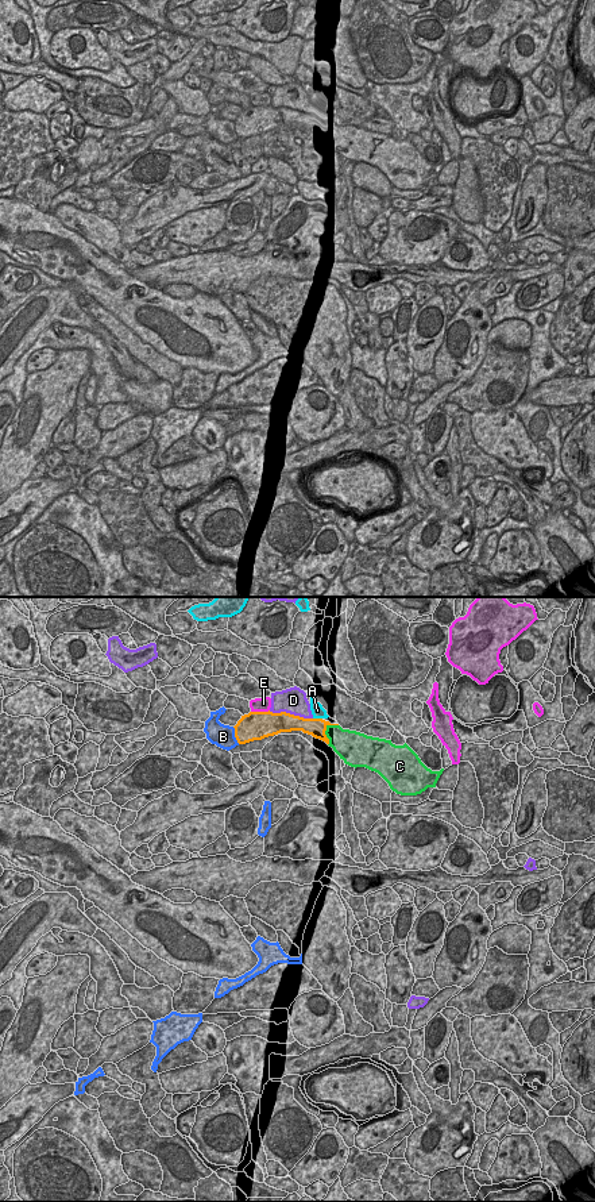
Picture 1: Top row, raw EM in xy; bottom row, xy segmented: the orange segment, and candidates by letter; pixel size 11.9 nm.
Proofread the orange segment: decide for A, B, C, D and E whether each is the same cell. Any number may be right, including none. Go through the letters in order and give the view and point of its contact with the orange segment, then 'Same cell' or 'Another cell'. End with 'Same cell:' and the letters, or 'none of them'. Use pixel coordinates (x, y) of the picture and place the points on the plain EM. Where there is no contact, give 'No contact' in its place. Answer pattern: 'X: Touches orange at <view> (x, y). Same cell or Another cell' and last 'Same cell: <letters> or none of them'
A: Touches orange at xy (317, 114). Another cell
B: Touches orange at xy (235, 130). Another cell
C: Touches orange at xy (325, 124). Same cell
D: Touches orange at xy (289, 108). Another cell
E: Touches orange at xy (259, 107). Another cell
Same cell: C

